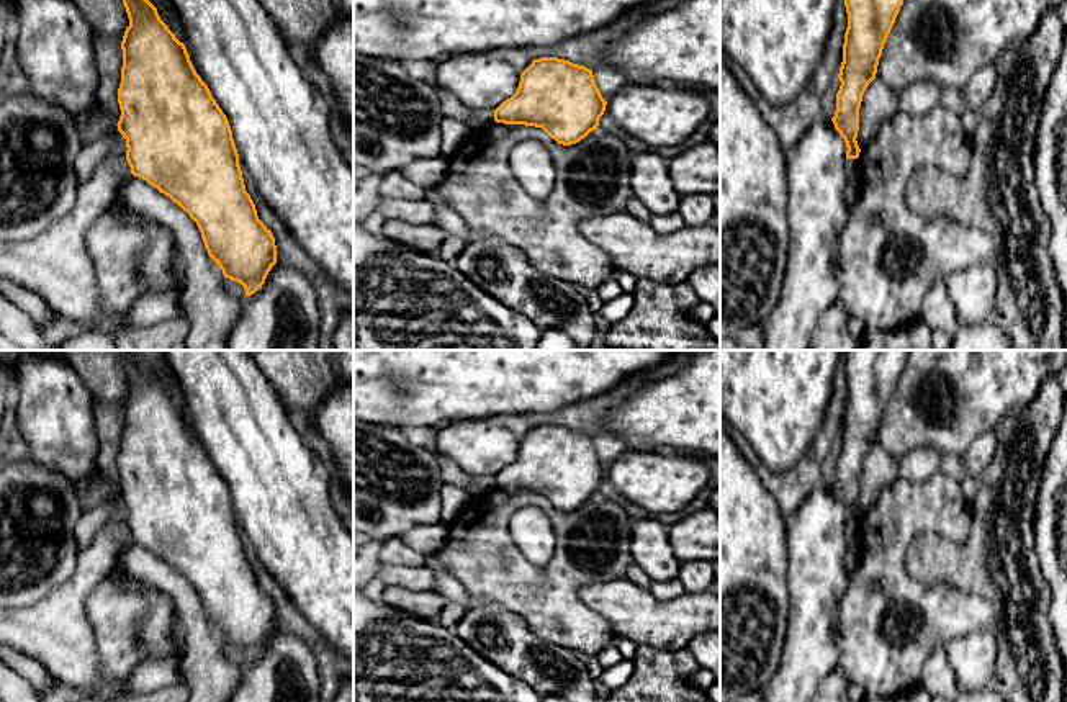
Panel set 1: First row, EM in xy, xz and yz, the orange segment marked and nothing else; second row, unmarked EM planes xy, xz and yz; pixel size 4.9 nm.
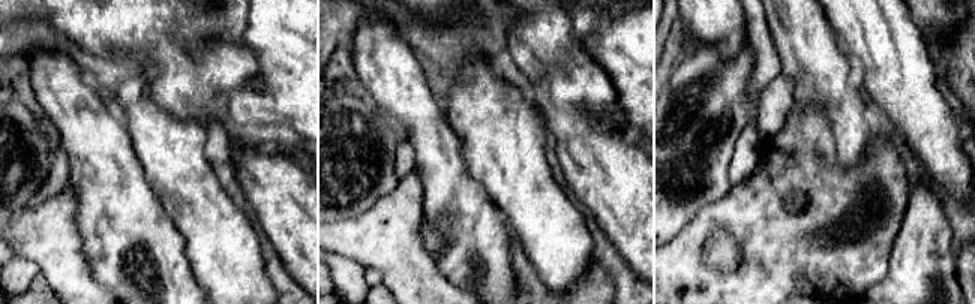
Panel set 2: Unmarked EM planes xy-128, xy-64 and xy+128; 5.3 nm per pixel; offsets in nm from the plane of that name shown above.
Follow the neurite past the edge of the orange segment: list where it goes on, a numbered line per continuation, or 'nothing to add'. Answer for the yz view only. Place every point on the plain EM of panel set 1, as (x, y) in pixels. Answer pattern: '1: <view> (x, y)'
nothing to add

